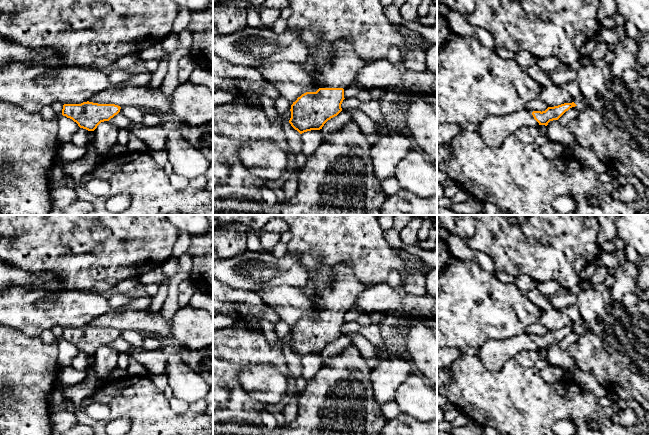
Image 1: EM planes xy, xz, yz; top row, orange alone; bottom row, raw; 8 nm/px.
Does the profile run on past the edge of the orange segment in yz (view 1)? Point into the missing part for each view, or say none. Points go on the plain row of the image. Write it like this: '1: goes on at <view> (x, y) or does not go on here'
1: goes on at yz (494, 353)

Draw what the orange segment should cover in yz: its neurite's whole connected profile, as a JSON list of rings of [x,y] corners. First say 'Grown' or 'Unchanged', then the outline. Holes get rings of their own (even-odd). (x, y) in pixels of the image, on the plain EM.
Grown. [[[574,326],[548,331],[545,335],[529,335],[526,332],[505,340],[489,340],[478,348],[477,357],[491,371],[500,370],[507,360],[515,358],[524,350],[547,350],[550,345],[558,344]]]

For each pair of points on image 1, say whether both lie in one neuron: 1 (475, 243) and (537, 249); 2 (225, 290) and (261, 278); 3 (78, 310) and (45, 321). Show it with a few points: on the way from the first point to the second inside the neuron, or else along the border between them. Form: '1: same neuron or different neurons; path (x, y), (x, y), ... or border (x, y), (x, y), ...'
1: same neuron; path (490, 243), (506, 243), (513, 247), (522, 247)
2: different neurons; border (223, 282), (236, 289)
3: same neuron; path (70, 310), (56, 310), (53, 313)

